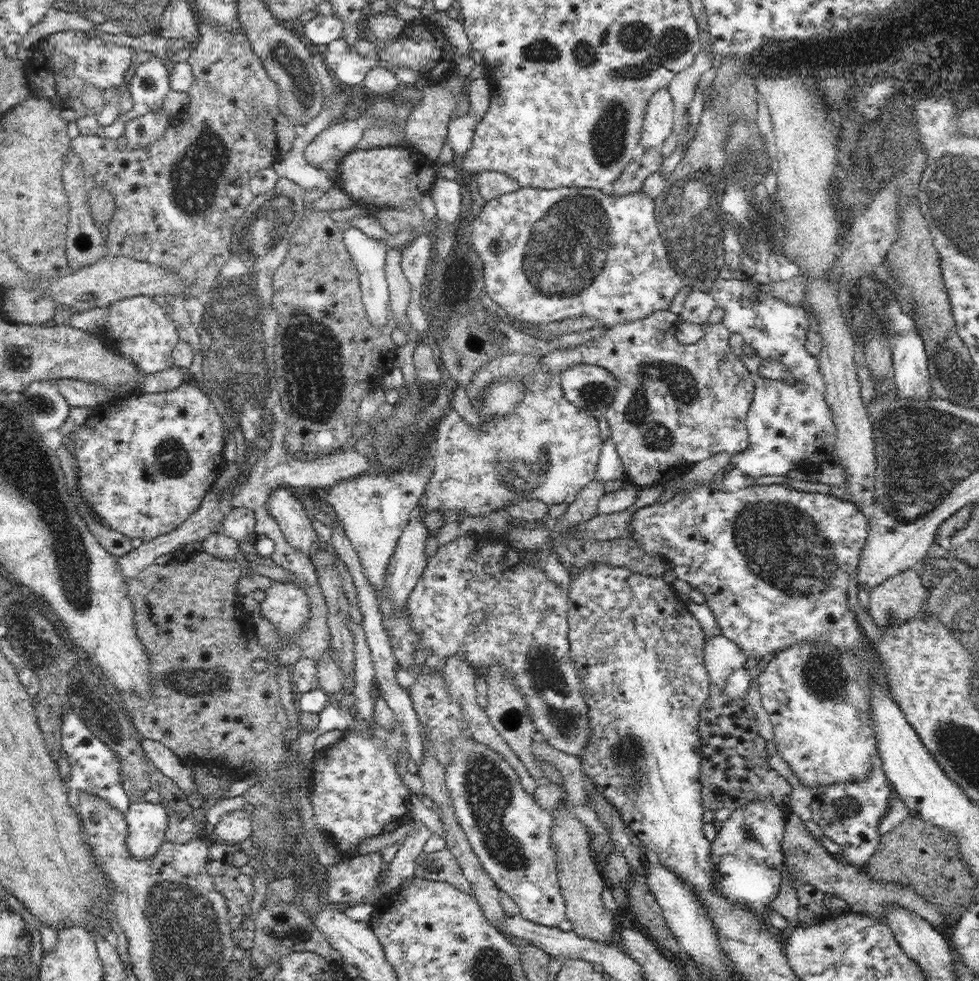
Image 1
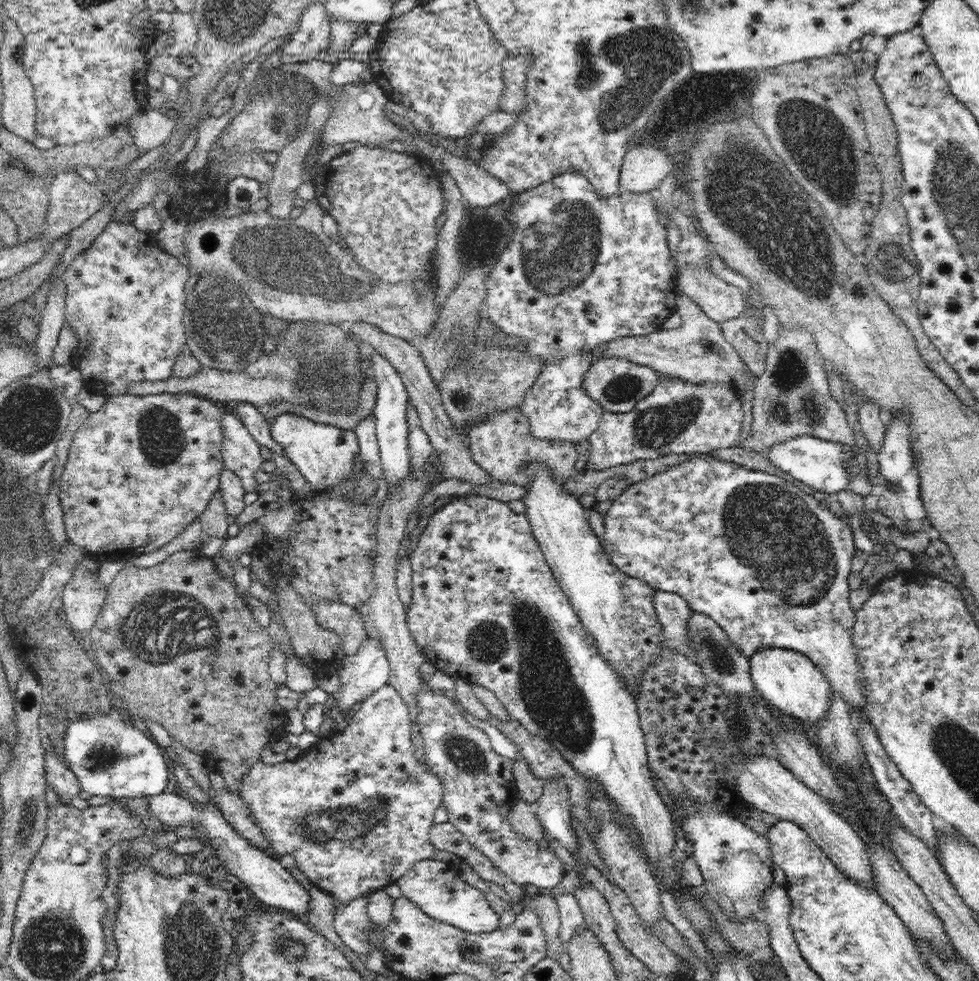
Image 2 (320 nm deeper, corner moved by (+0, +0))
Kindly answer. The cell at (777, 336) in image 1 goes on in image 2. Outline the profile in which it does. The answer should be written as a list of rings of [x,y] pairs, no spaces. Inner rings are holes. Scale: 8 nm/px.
[[[806,434],[769,447],[763,450],[762,455],[768,457],[776,468],[804,482],[813,490],[834,494],[834,492],[838,493],[840,490],[846,489],[848,482],[850,482],[850,475],[848,469],[846,469],[848,458],[854,456],[850,446],[838,445]]]

